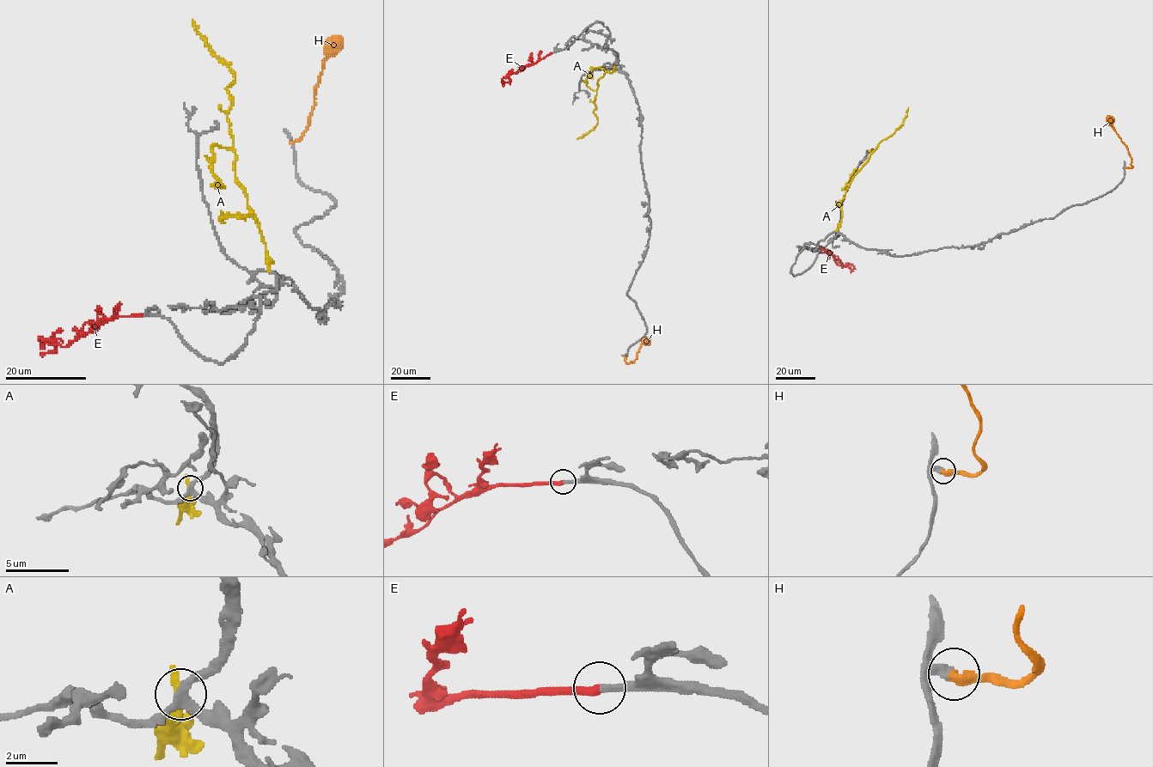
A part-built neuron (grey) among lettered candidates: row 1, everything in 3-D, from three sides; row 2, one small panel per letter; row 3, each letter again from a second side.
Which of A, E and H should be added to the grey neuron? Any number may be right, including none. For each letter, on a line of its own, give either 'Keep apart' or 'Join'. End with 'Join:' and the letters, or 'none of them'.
A: Keep apart
E: Join
H: Join
Join: E, H

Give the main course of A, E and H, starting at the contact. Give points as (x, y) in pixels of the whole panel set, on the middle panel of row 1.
A: (614, 67), (612, 72), (607, 71), (597, 82), (594, 100), (597, 124), (576, 139)
E: (551, 53), (509, 73), (506, 77), (509, 80), (503, 81)
H: (625, 356), (627, 363), (633, 362), (641, 344), (649, 338)

